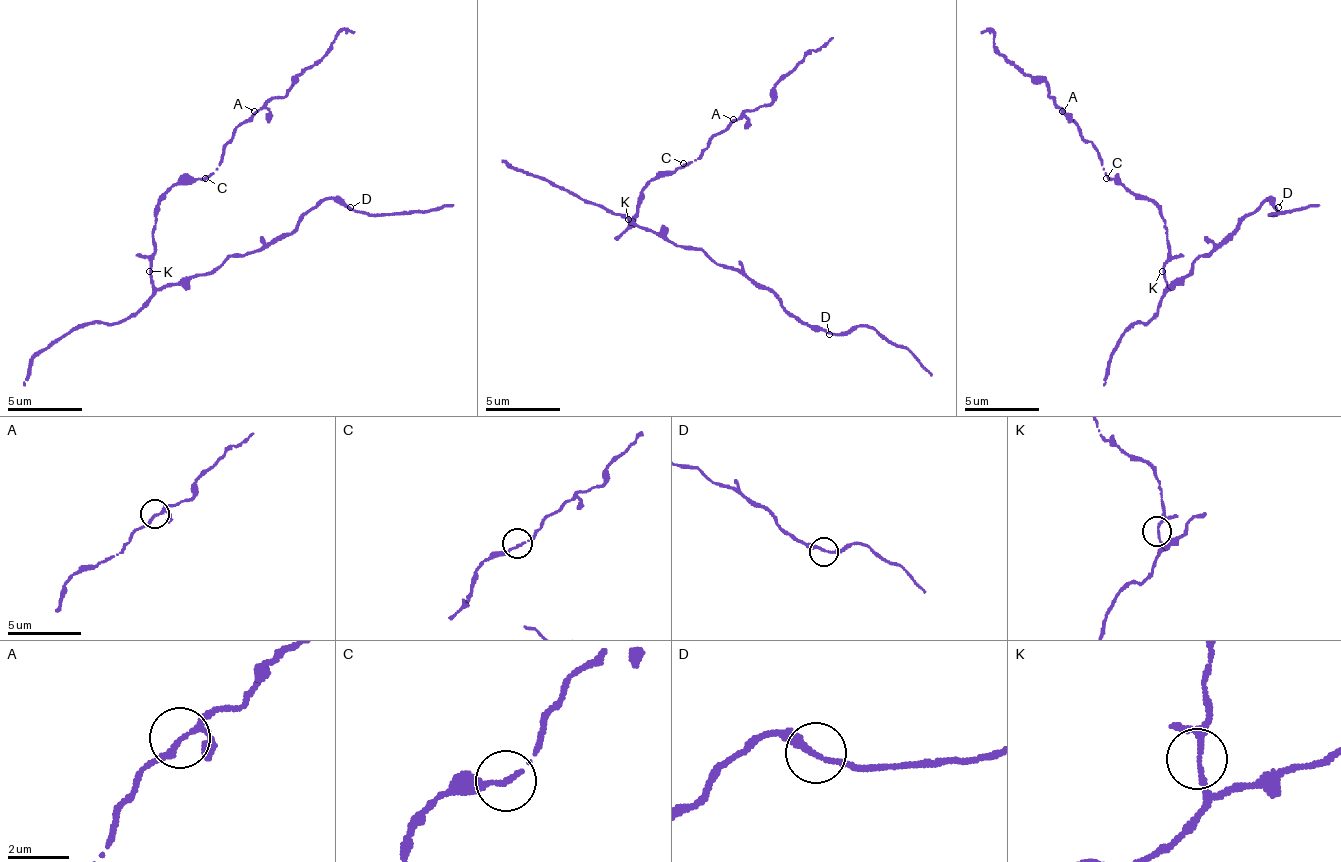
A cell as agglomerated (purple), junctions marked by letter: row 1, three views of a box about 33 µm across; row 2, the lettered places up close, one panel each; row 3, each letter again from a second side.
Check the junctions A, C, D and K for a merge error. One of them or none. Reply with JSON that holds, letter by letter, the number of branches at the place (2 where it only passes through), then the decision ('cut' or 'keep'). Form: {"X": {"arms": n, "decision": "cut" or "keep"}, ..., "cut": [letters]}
{"A": {"arms": 3, "decision": "keep"}, "C": {"arms": 2, "decision": "keep"}, "D": {"arms": 2, "decision": "keep"}, "K": {"arms": 3, "decision": "keep"}, "cut": []}

